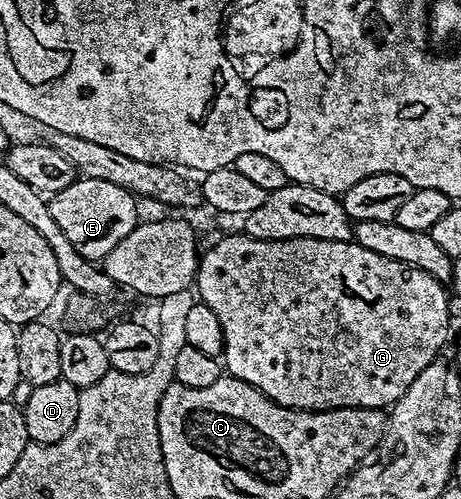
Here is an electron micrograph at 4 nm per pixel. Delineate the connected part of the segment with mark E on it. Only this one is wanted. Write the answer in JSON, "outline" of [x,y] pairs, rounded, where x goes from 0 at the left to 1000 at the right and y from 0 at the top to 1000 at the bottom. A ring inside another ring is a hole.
{"outline":[[[178,355],[104,401],[119,451],[137,459],[145,483],[163,491],[167,505],[195,523],[226,523],[232,507],[241,507],[241,499],[249,499],[249,491],[258,491],[275,467],[295,459],[302,445],[297,405],[297,391],[241,363]]]}

